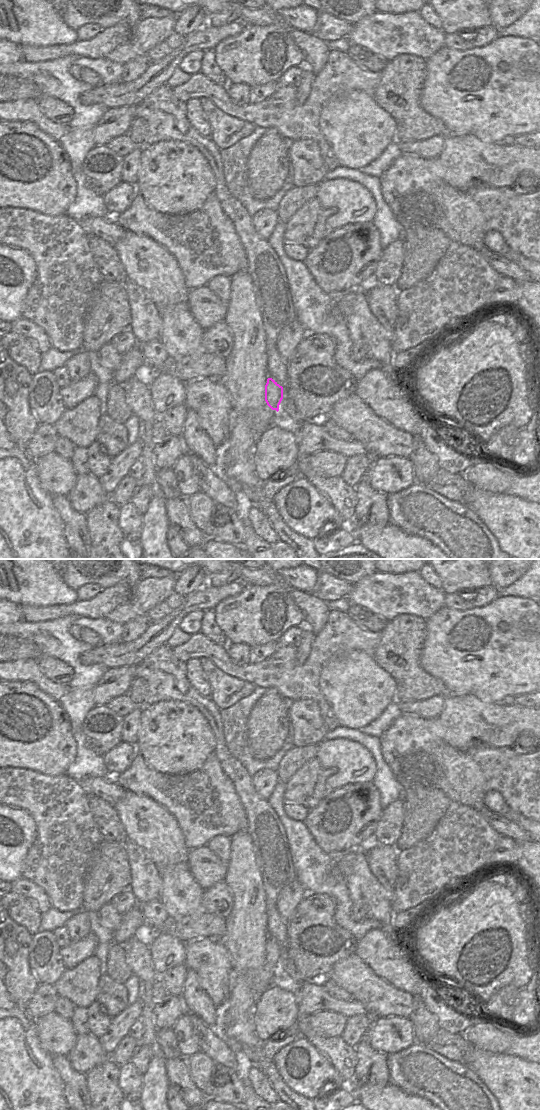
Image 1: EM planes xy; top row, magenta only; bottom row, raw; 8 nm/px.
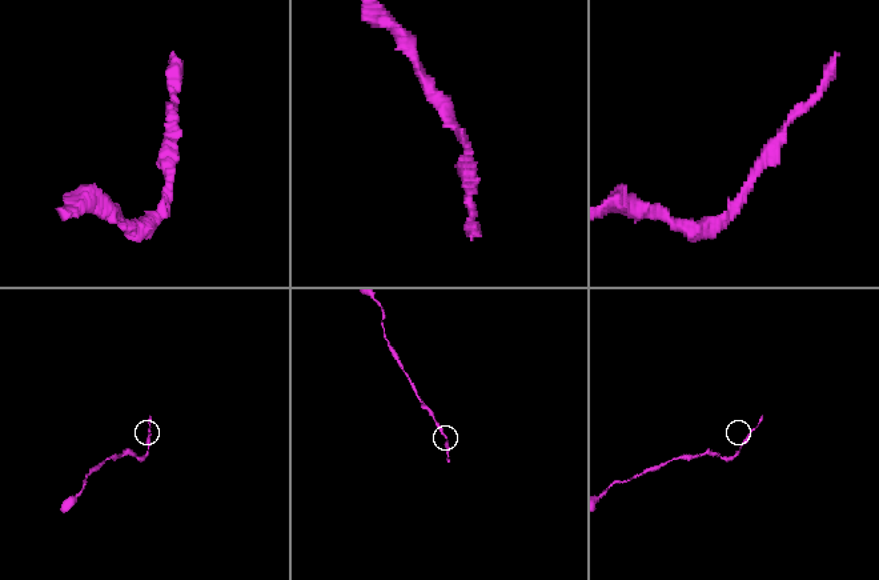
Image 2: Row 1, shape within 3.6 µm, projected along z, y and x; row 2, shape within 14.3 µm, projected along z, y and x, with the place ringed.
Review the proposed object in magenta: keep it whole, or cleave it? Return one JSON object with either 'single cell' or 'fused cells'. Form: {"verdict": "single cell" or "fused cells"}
{"verdict": "single cell"}

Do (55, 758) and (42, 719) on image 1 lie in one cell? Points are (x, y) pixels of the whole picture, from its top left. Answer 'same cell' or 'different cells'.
same cell

